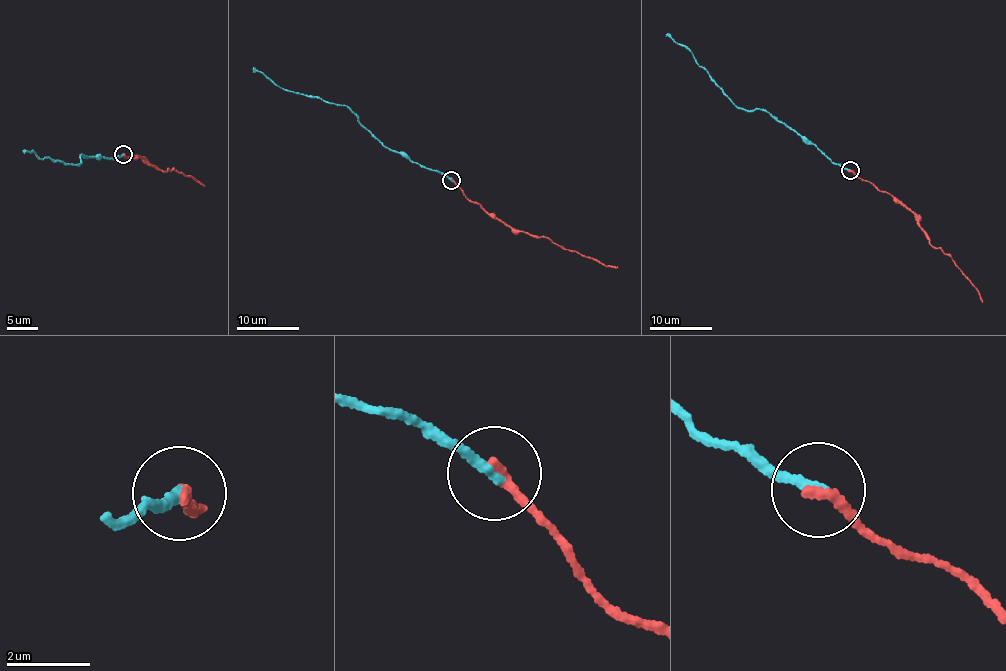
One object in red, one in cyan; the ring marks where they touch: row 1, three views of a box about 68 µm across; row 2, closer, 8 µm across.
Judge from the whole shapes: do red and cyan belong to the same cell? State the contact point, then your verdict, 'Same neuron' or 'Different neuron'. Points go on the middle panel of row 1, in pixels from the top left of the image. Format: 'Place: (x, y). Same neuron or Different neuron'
Place: (451, 180). Same neuron

